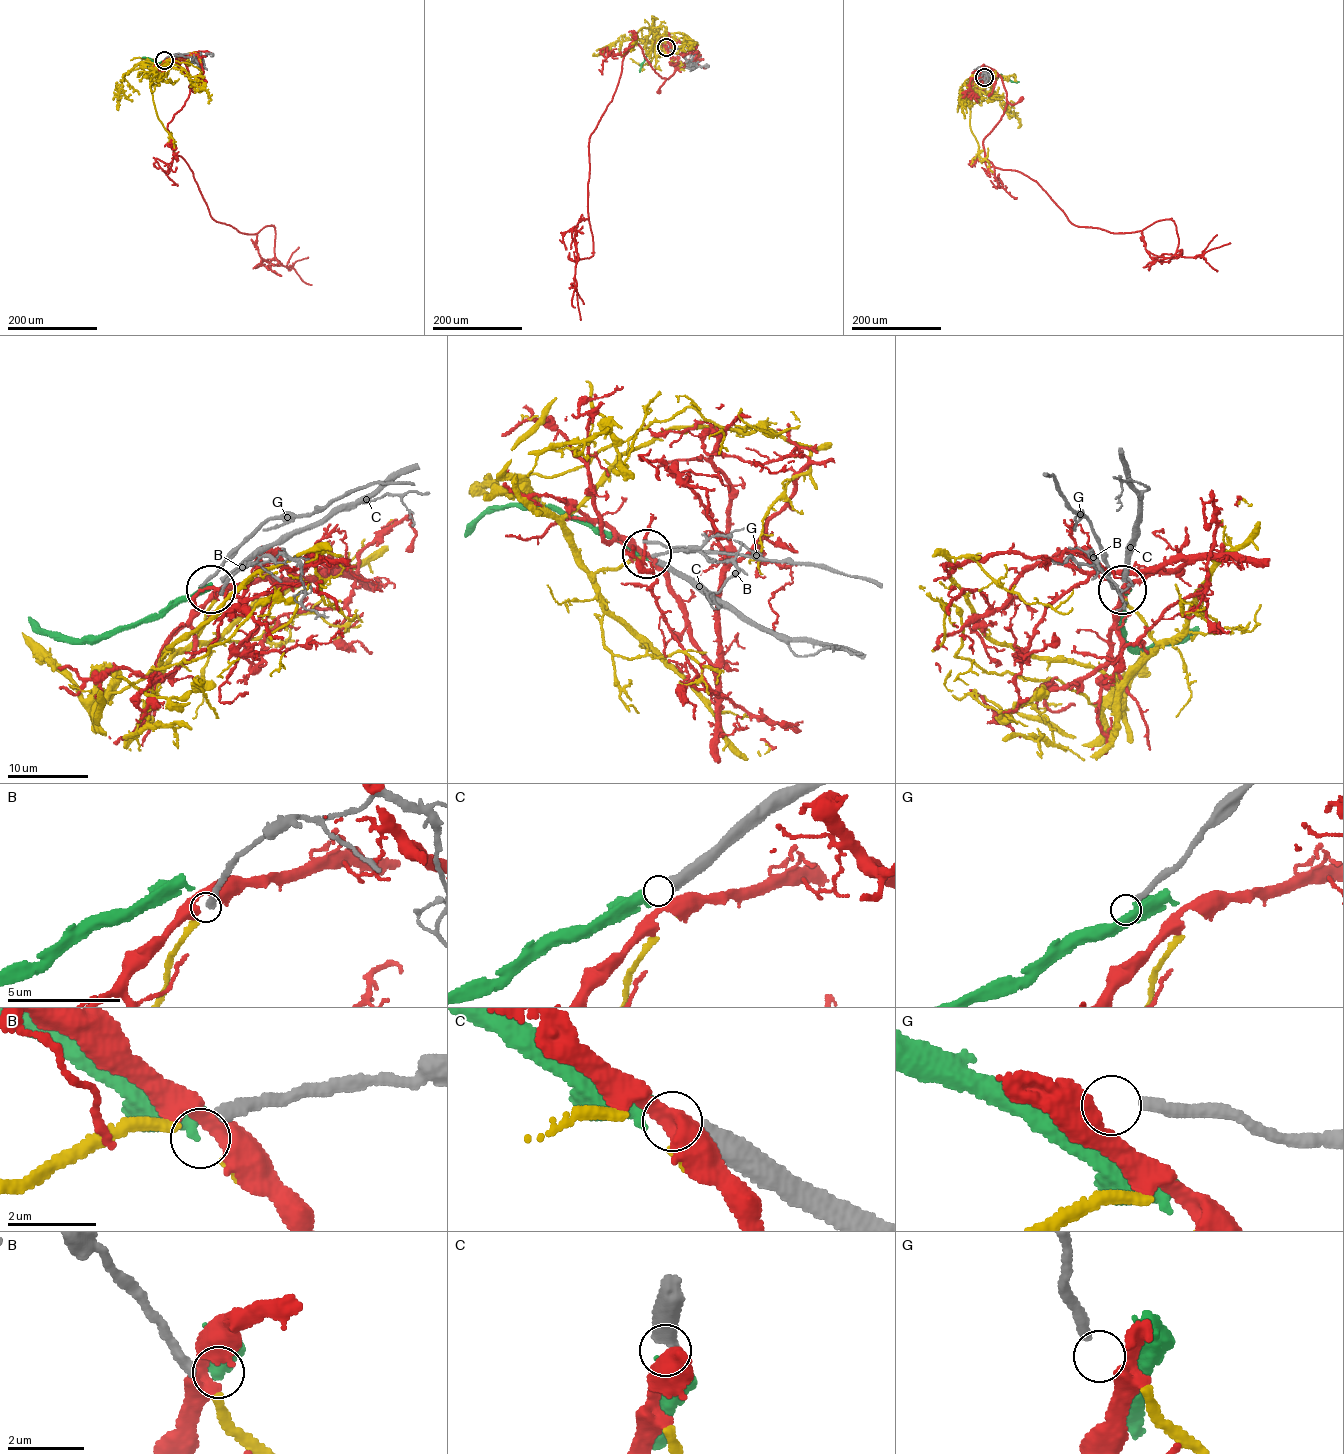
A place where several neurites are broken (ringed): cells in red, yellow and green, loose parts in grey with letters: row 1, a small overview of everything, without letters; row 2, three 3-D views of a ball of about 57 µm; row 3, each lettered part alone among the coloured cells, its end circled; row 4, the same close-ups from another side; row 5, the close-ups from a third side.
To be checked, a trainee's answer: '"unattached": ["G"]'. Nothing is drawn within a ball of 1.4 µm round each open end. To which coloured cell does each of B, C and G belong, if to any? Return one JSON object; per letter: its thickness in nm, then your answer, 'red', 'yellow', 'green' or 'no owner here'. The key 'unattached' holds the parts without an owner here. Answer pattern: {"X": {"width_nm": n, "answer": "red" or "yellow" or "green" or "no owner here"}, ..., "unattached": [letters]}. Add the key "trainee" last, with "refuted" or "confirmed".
{"B": {"width_nm": 280, "answer": "yellow"}, "C": {"width_nm": 480, "answer": "green"}, "G": {"width_nm": 260, "answer": "no owner here"}, "unattached": ["G"], "trainee": "confirmed"}

